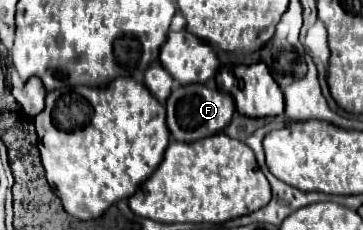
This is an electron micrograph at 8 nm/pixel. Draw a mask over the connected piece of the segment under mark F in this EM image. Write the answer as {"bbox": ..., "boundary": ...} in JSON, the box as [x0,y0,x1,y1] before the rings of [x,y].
{"bbox":[166,84,236,142],"boundary":[[[206,84],[178,86],[176,90],[172,90],[170,98],[166,100],[166,124],[172,138],[178,142],[194,142],[194,140],[222,132],[230,124],[234,112],[236,112],[236,106],[230,94],[218,88],[212,90]]]}

